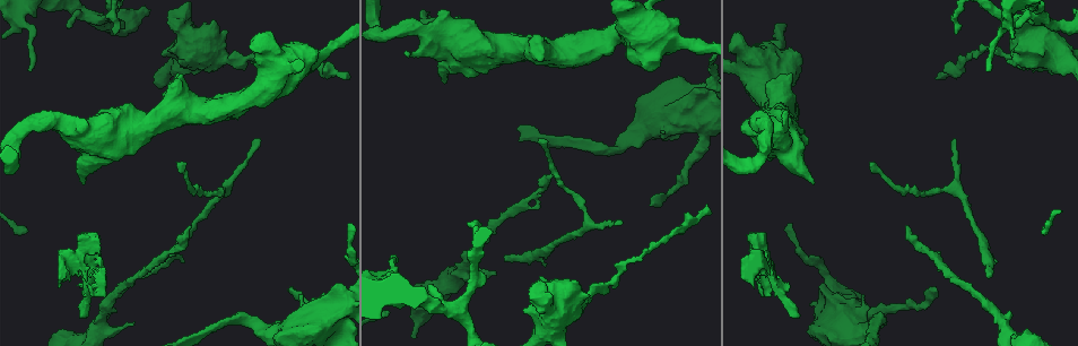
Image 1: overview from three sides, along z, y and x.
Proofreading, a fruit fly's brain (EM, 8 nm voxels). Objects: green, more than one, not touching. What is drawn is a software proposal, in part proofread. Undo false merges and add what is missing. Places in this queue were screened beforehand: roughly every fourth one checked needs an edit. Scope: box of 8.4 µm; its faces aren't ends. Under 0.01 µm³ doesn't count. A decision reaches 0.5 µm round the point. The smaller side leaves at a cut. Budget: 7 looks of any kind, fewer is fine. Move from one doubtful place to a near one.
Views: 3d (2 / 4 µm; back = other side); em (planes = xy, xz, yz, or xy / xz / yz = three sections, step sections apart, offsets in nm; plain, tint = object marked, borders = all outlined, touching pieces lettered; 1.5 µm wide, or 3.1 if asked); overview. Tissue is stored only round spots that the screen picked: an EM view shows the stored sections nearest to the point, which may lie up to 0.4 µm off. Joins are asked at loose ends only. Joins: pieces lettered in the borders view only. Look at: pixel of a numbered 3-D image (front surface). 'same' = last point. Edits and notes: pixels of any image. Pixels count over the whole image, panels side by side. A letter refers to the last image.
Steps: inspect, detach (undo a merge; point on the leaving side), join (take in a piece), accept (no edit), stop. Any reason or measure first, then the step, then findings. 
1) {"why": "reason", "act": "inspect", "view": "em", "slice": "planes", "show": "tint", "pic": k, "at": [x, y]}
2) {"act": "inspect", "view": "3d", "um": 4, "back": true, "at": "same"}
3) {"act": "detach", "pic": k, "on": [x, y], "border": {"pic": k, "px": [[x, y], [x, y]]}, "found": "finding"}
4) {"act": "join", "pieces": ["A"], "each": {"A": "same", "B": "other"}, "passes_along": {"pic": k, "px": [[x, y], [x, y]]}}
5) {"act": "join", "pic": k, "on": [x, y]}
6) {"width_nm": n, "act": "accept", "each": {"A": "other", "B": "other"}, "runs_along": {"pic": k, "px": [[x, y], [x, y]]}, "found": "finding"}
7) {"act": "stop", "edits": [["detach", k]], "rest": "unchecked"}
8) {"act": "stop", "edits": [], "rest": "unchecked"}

{"why": "sudden change in width", "act": "inspect", "view": "em", "slice": "planes", "show": "tint", "pic": 1, "at": [1039, 17]}

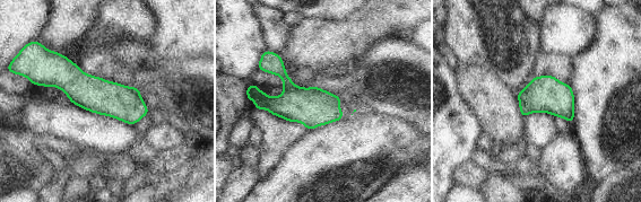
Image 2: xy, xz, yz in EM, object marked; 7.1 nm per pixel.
{"why": "what lies round it", "act": "inspect", "view": "em", "slice": "planes", "show": "borders", "at": "same"}

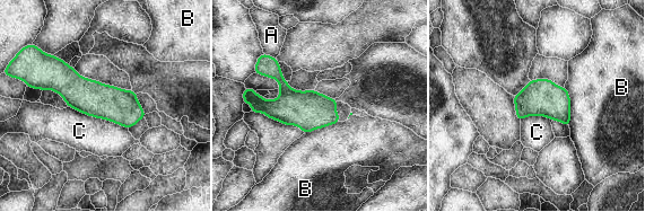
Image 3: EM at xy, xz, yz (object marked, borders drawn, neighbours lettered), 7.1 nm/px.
{"width_nm": 260, "act": "accept", "each": {"A": "other", "B": "other", "C": "other"}, "found": "one neuron here"}

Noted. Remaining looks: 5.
{"why": "branch stops here", "act": "inspect", "view": "3d", "um": 2, "pic": 1, "at": [27, 70]}

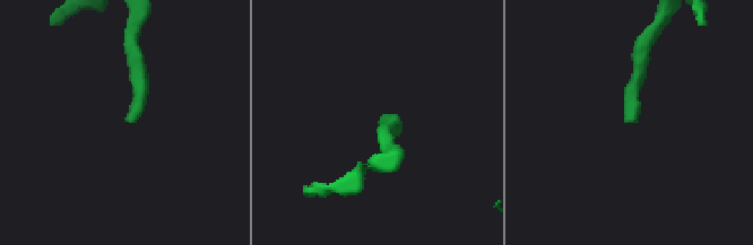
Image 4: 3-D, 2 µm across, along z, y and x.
{"why": "now the EM", "act": "inspect", "view": "em", "slice": "planes", "show": "borders", "pic": 4, "at": [126, 120]}

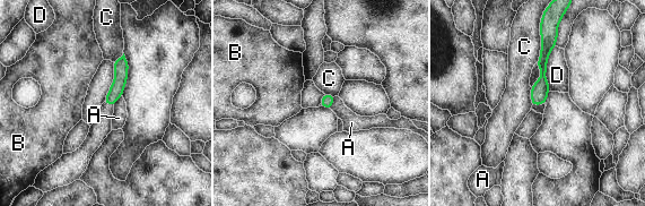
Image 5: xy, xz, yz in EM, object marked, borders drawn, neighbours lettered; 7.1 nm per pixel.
{"act": "accept", "each": {"A": "other", "B": "other", "C": "other", "D": "other"}, "border": {"pic": 5, "px": [[540, 23], [541, 49], [535, 62]]}, "found": "none of them fits"}

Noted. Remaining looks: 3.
{"why": "long arm stops here", "act": "inspect", "view": "3d", "um": 2, "pic": 1, "at": [478, 224]}

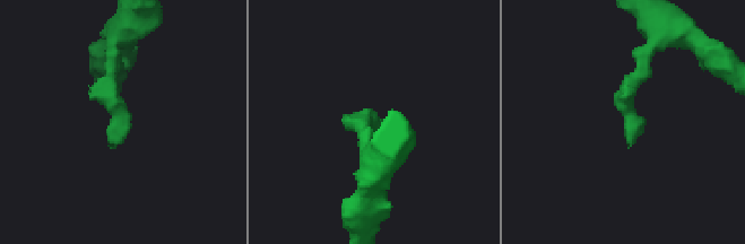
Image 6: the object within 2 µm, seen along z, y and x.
{"why": "need the tissue", "act": "inspect", "view": "em", "slice": "planes", "show": "tint", "pic": 6, "at": [116, 143]}

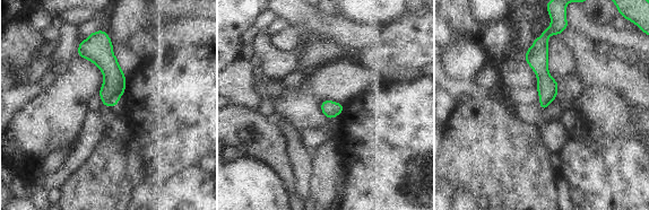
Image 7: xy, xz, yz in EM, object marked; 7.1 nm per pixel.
{"act": "inspect", "view": "em", "slice": "planes", "show": "borders", "at": "same"}

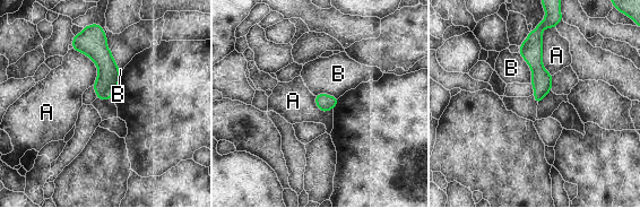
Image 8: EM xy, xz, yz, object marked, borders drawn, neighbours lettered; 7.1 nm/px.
{"longest_contact_nm": ["A", 360], "act": "accept", "each": {"A": "other", "B": "other"}, "runs_along": {"pic": 8, "px": [[539, 32], [535, 36], [538, 98]]}, "found": "no lettered piece goes on from it"}

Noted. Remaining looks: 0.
{"act": "stop", "edits": [], "rest": "unchecked"}

